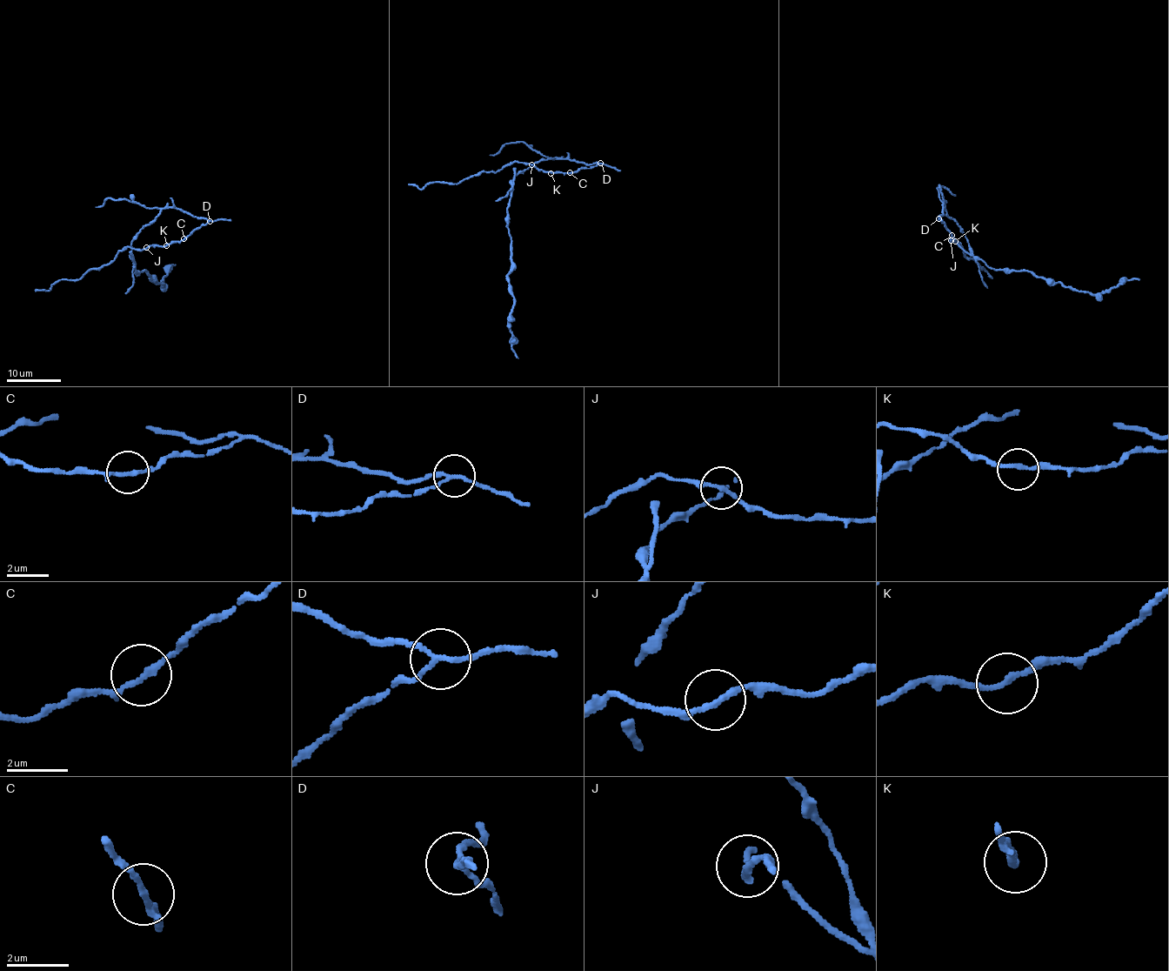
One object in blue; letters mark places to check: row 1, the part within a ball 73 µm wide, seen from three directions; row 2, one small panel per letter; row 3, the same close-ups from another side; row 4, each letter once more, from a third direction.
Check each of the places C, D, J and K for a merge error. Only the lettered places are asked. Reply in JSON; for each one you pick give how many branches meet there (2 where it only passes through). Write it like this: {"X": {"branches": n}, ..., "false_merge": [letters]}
{"D": {"branches": 3}, "false_merge": ["D"]}

